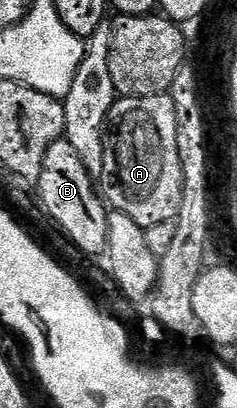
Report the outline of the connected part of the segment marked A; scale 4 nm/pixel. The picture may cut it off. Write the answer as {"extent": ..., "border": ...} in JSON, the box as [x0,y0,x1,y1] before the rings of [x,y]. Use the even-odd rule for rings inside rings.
{"extent":[100,95,182,228],"border":[[[169,95],[153,96],[152,98],[118,98],[107,116],[105,124],[105,136],[103,138],[104,166],[100,184],[106,187],[104,200],[113,211],[123,212],[132,218],[141,228],[151,228],[160,222],[168,222],[178,215],[180,210],[180,198],[182,197],[182,167],[180,166],[180,154],[176,150],[176,110]]]}

